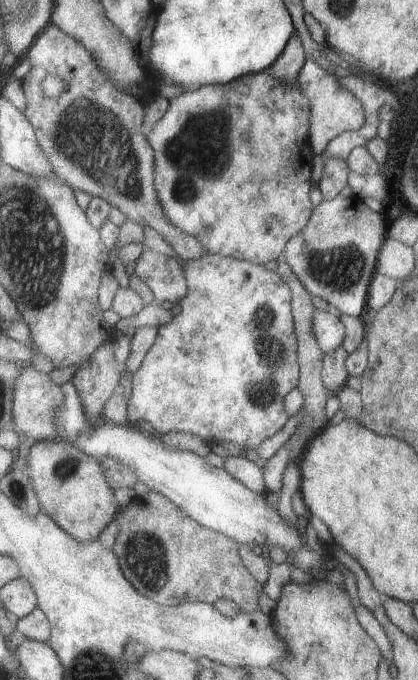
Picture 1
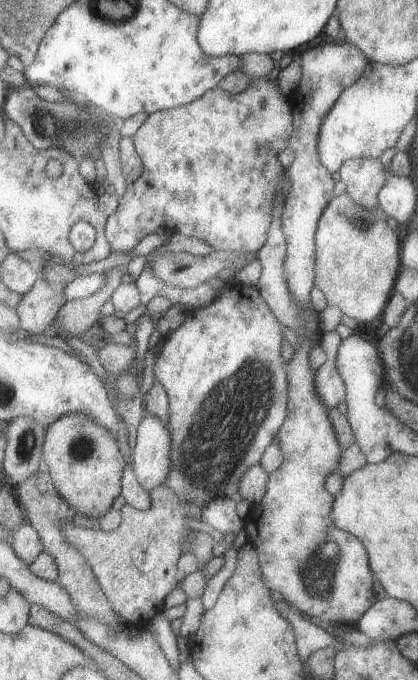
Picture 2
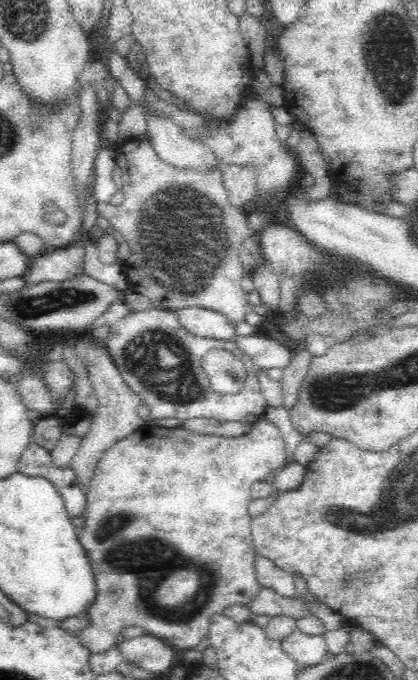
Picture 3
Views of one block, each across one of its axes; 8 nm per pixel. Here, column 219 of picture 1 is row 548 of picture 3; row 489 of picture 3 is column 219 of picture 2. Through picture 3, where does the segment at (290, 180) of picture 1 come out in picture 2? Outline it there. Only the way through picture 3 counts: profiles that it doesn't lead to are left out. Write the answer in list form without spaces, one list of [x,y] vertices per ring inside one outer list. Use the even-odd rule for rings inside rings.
[[[253,78],[251,86],[241,92],[241,94],[231,94],[231,92],[225,92],[223,88],[217,88],[217,90],[211,90],[207,92],[205,96],[201,96],[199,100],[195,100],[193,104],[189,106],[183,106],[183,108],[175,108],[175,110],[163,110],[163,112],[157,112],[157,114],[151,114],[145,124],[137,130],[137,134],[133,136],[135,140],[135,146],[137,146],[137,152],[141,154],[143,162],[145,162],[145,172],[143,176],[129,184],[127,186],[127,192],[121,196],[119,200],[119,206],[117,210],[109,216],[109,226],[107,226],[107,236],[113,244],[113,252],[115,254],[131,254],[135,250],[135,246],[149,234],[157,232],[159,226],[165,226],[169,228],[171,232],[177,232],[177,234],[185,234],[189,238],[201,238],[209,244],[215,246],[215,252],[239,252],[239,254],[259,254],[263,250],[263,246],[269,242],[269,236],[271,236],[271,226],[273,226],[273,216],[275,216],[275,202],[277,202],[277,188],[279,188],[279,182],[283,180],[285,176],[285,168],[281,166],[279,162],[279,152],[289,148],[291,150],[291,136],[295,134],[295,108],[293,104],[289,102],[289,96],[283,94],[281,90],[281,84],[279,80],[271,82],[269,78]]]

